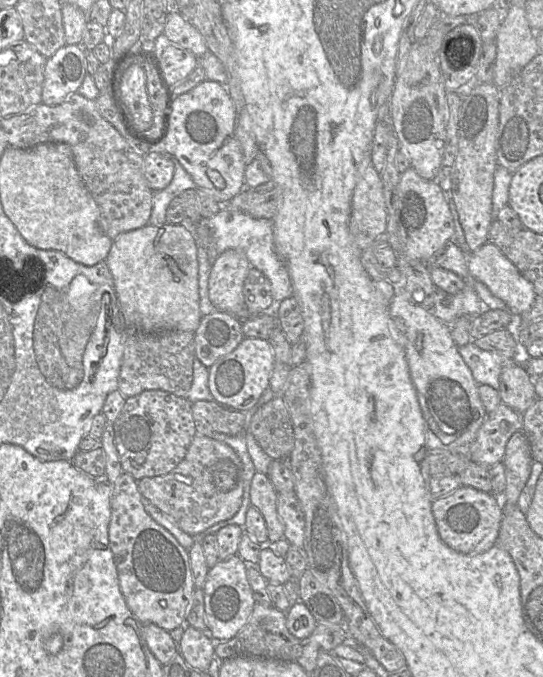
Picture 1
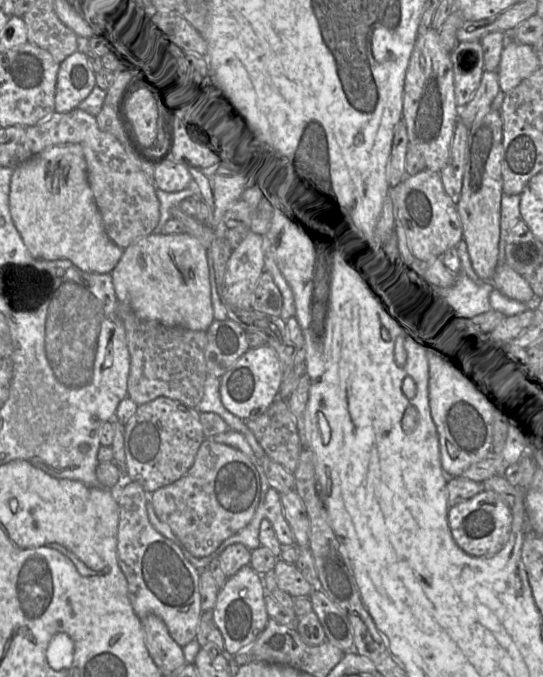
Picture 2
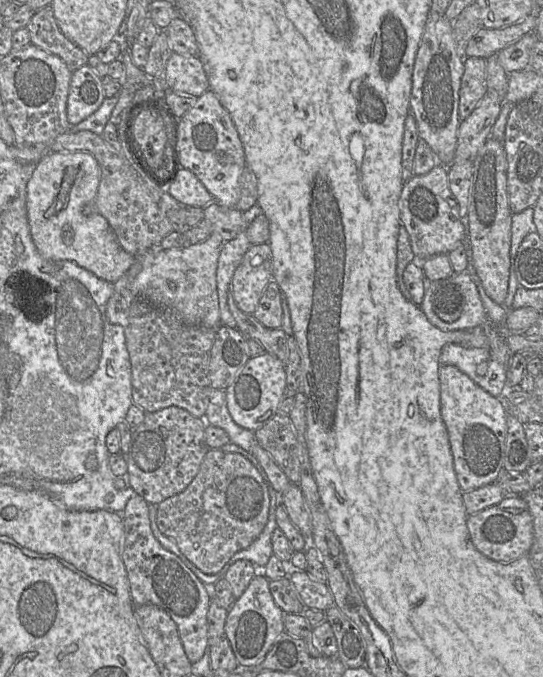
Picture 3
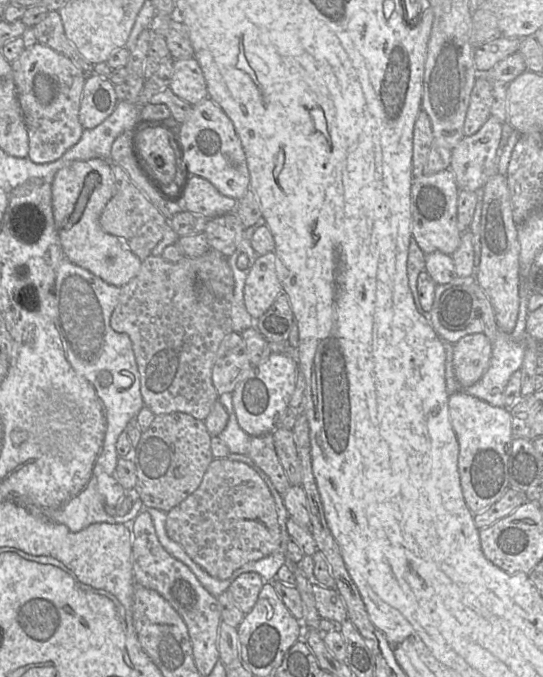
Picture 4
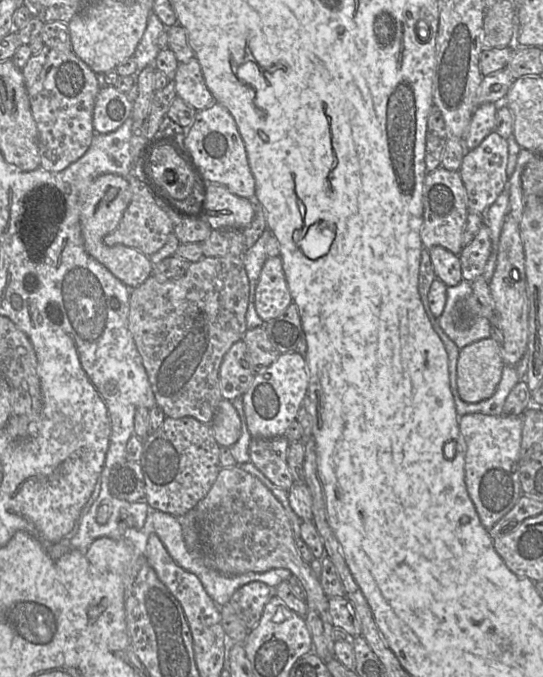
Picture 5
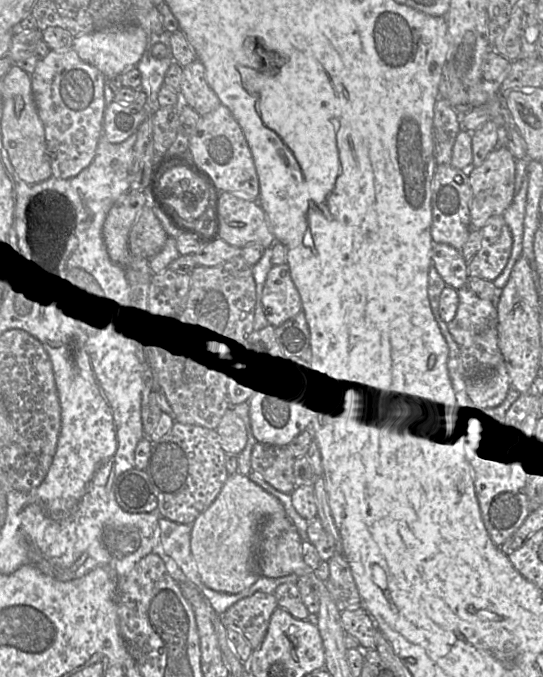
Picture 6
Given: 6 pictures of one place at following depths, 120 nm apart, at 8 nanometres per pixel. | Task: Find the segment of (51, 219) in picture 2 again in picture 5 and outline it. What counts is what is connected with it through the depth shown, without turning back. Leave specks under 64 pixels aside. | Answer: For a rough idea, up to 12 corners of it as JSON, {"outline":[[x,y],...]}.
{"outline":[[100,175],[80,225],[87,253],[129,288],[152,275],[149,256],[105,237],[130,201],[125,177]]}

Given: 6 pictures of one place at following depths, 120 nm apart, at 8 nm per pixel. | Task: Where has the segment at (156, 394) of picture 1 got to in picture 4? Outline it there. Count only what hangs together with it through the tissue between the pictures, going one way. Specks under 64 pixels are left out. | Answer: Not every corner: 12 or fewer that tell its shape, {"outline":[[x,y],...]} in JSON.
{"outline":[[156,415],[132,449],[136,492],[170,511],[214,459],[205,422]]}

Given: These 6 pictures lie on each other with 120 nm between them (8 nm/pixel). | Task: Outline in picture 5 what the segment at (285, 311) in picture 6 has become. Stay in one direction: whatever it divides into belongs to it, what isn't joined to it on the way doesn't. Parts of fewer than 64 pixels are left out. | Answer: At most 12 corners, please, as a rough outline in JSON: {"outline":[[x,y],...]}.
{"outline":[[268,257],[255,288],[267,322],[292,302],[281,257]]}

